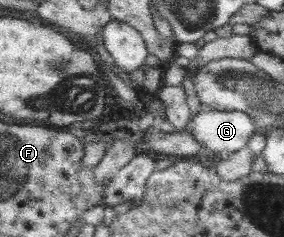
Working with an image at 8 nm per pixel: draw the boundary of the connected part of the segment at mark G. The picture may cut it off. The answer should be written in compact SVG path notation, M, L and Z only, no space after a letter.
M201 108L192 112L189 128L197 142L213 159L219 152L237 152L247 147L249 138L256 131L256 123L243 111L218 111Z

